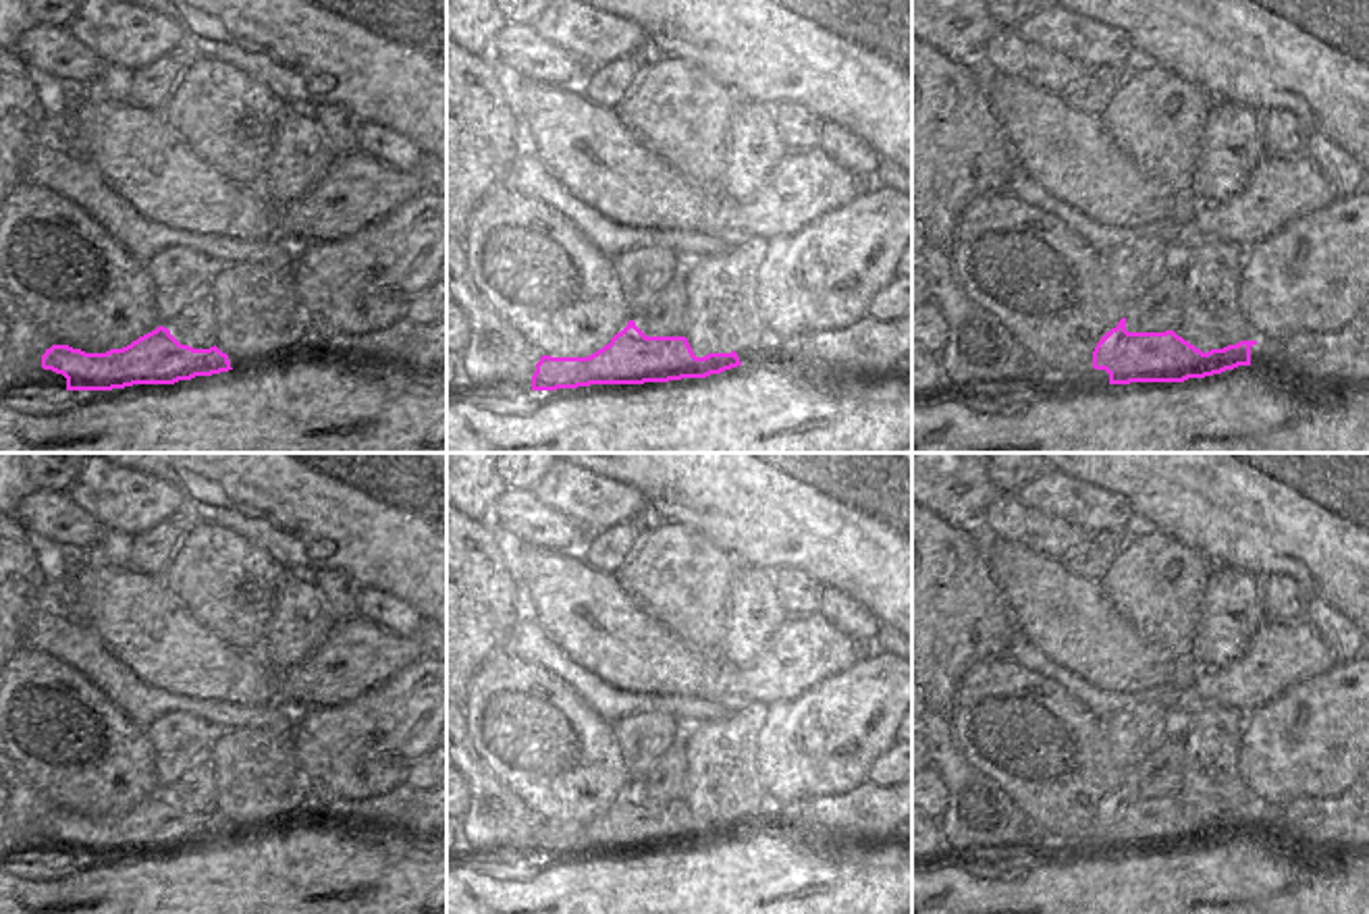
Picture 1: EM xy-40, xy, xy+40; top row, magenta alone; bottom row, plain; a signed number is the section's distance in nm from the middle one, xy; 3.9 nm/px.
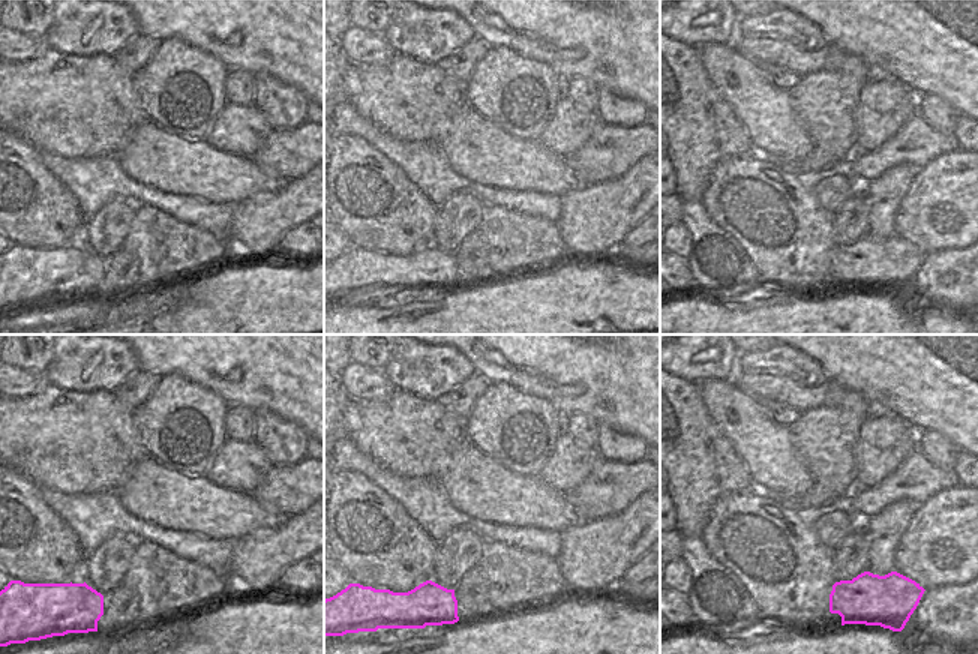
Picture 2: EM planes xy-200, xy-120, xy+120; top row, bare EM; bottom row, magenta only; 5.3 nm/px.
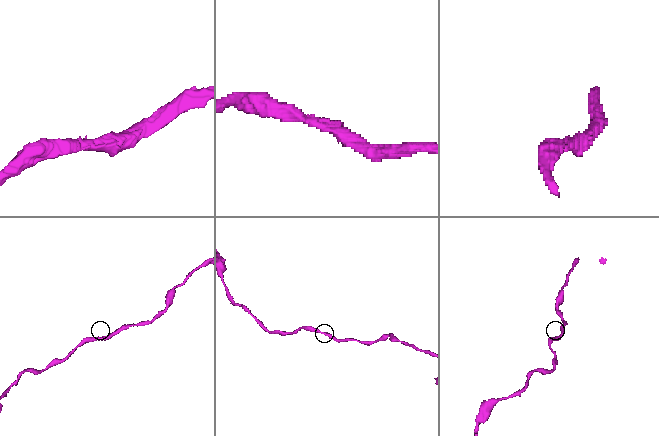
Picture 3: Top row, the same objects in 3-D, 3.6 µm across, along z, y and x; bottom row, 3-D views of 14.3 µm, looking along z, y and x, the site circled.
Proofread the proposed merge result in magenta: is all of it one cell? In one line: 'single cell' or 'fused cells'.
single cell

